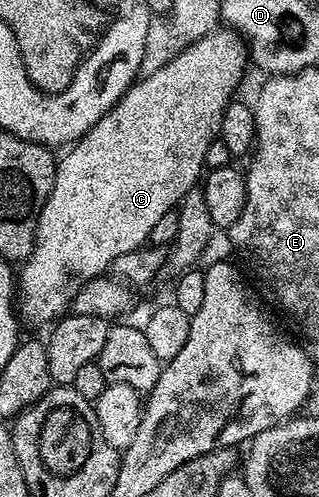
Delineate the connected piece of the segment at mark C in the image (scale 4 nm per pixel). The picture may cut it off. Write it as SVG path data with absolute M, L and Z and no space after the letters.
M216 30L207 36L202 36L197 42L190 44L184 52L177 54L177 58L173 58L173 62L169 62L161 70L157 70L157 74L149 74L132 84L127 89L127 93L87 133L64 151L67 153L61 156L55 169L53 190L44 202L43 209L39 212L39 221L35 224L35 249L29 253L26 260L22 261L20 268L23 269L18 269L17 272L17 312L24 321L26 321L25 319L52 319L51 321L54 321L56 318L62 317L84 284L102 277L114 259L120 257L121 254L144 247L150 241L151 231L153 226L157 226L158 220L163 215L178 209L183 196L189 193L191 187L198 185L204 175L203 158L206 150L219 135L219 123L223 117L225 106L230 104L236 95L235 87L242 82L243 67L248 67L248 64L249 53L246 43L236 33L230 30Z

